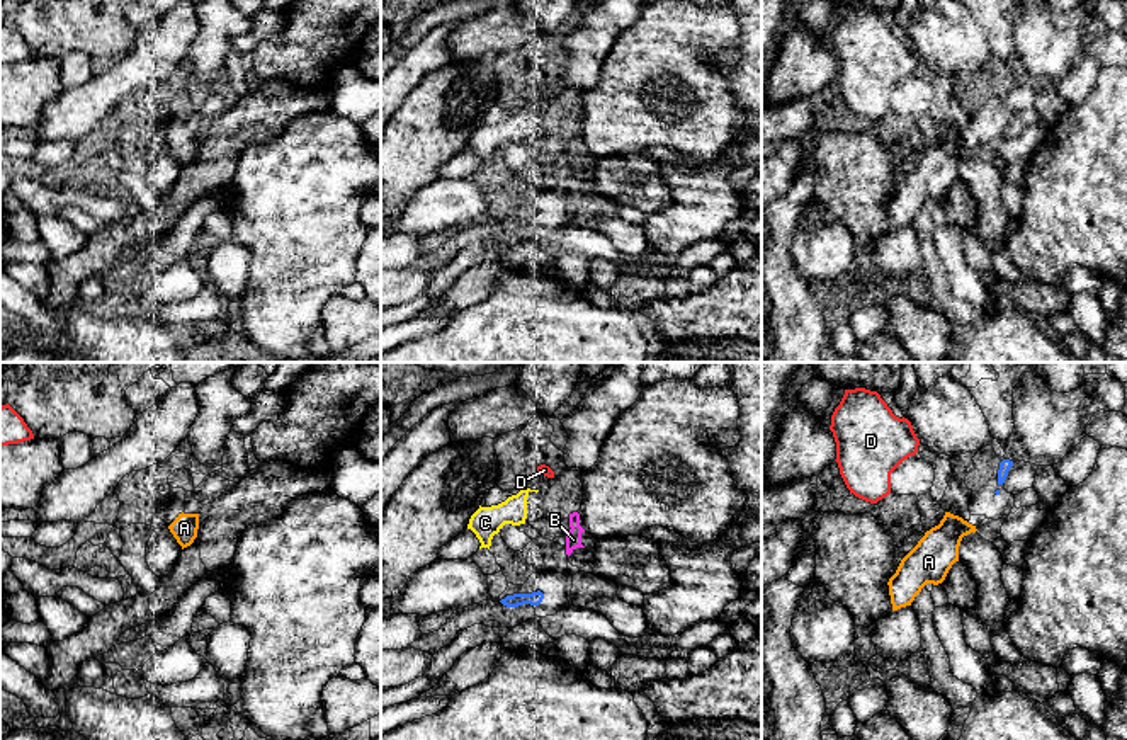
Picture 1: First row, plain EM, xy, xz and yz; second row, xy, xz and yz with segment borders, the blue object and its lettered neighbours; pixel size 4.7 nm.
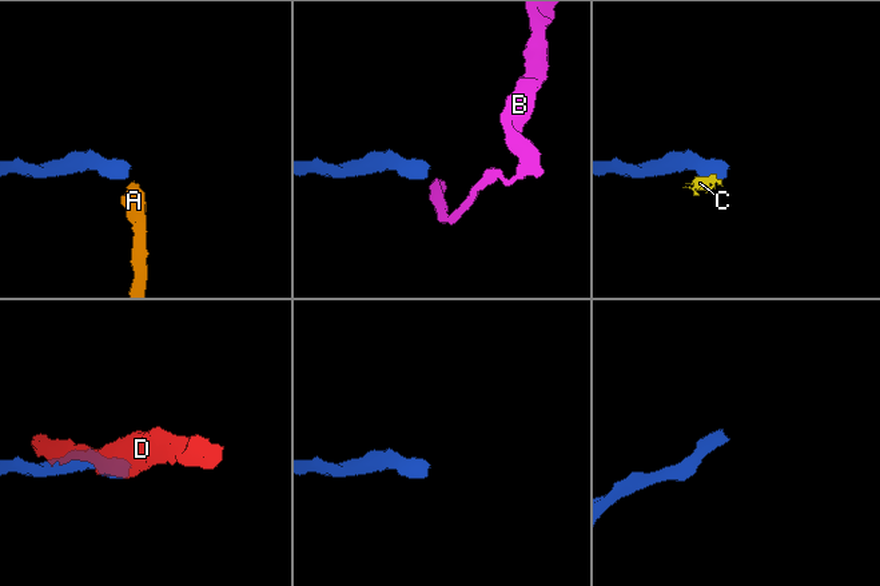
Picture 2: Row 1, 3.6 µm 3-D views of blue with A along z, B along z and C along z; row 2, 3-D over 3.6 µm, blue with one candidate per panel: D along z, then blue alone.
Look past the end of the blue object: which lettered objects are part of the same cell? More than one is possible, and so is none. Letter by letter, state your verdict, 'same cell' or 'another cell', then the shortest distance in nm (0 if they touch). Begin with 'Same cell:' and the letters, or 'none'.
Same cell: A
A: same cell; 180 nm apart
B: another cell; 220 nm apart
C: another cell; 240 nm apart
D: another cell; 400 nm apart

